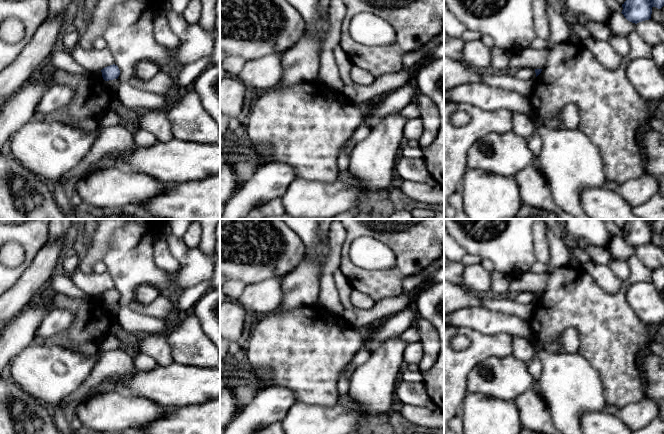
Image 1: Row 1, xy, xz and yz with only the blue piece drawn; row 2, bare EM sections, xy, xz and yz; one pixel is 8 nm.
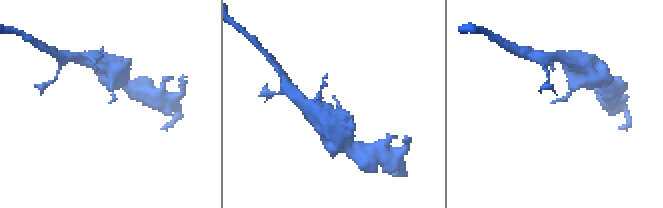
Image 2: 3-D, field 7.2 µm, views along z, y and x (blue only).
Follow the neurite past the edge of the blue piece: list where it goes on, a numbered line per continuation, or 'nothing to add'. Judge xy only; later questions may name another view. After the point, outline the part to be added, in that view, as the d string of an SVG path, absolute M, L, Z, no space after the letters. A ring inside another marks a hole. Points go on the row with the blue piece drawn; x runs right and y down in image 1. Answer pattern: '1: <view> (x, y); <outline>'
nothing to add

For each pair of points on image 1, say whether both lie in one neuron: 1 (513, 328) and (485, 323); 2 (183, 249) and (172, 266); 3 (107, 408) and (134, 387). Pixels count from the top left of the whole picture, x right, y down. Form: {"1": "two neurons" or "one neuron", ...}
{"1": "one neuron", "2": "two neurons", "3": "two neurons"}

